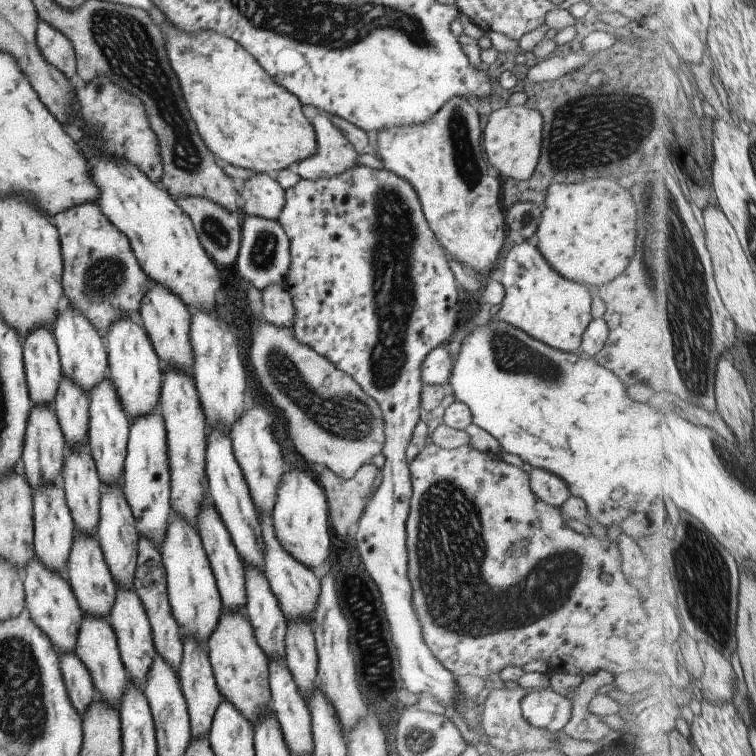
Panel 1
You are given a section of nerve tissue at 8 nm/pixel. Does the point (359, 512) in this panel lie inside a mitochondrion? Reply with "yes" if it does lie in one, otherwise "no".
no

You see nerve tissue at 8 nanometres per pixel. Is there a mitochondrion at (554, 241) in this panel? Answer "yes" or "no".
no

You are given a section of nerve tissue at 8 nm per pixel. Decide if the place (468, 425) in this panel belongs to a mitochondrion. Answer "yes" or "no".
no

